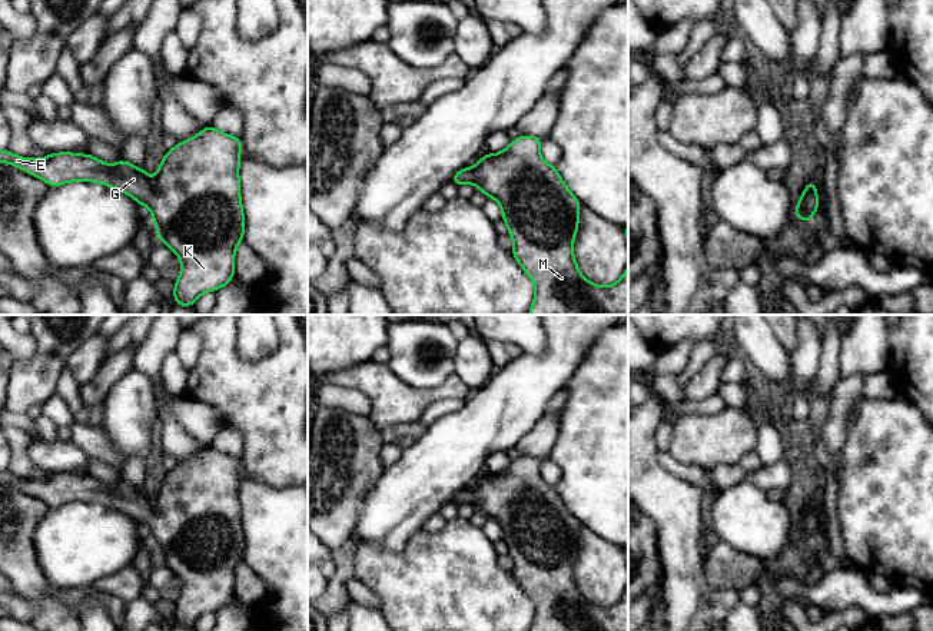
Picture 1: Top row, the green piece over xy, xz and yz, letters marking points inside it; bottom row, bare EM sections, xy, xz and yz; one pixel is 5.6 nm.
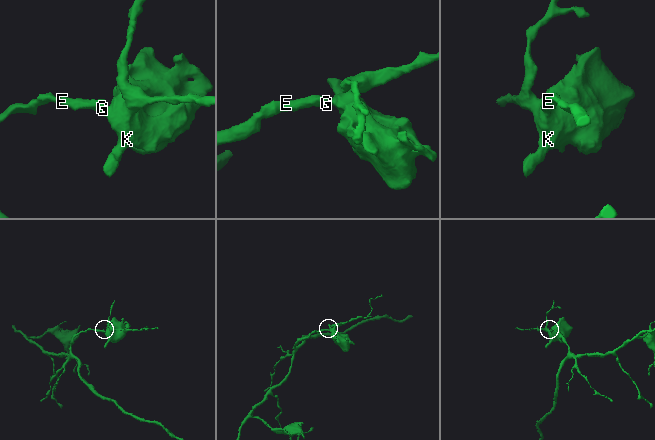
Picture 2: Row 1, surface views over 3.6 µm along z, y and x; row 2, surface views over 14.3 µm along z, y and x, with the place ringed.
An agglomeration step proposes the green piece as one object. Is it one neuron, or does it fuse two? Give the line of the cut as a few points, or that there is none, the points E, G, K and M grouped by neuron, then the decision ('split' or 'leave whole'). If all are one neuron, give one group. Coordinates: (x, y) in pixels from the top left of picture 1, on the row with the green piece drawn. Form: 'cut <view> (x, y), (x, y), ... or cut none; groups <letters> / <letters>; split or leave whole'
cut none; groups E G K M; leave whole

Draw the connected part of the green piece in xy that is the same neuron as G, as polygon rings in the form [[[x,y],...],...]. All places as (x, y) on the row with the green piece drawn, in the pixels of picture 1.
[[[206,126],[166,152],[152,180],[147,170],[120,159],[107,165],[92,155],[50,153],[43,159],[0,150],[0,162],[30,173],[50,187],[96,182],[147,206],[157,238],[180,259],[173,300],[192,306],[206,292],[235,278],[235,250],[243,242],[240,137]]]

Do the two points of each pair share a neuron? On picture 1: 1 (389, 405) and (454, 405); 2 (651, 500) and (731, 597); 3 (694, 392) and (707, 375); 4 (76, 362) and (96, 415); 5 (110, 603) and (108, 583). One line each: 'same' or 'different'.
1: different
2: same
3: same
4: different
5: different

